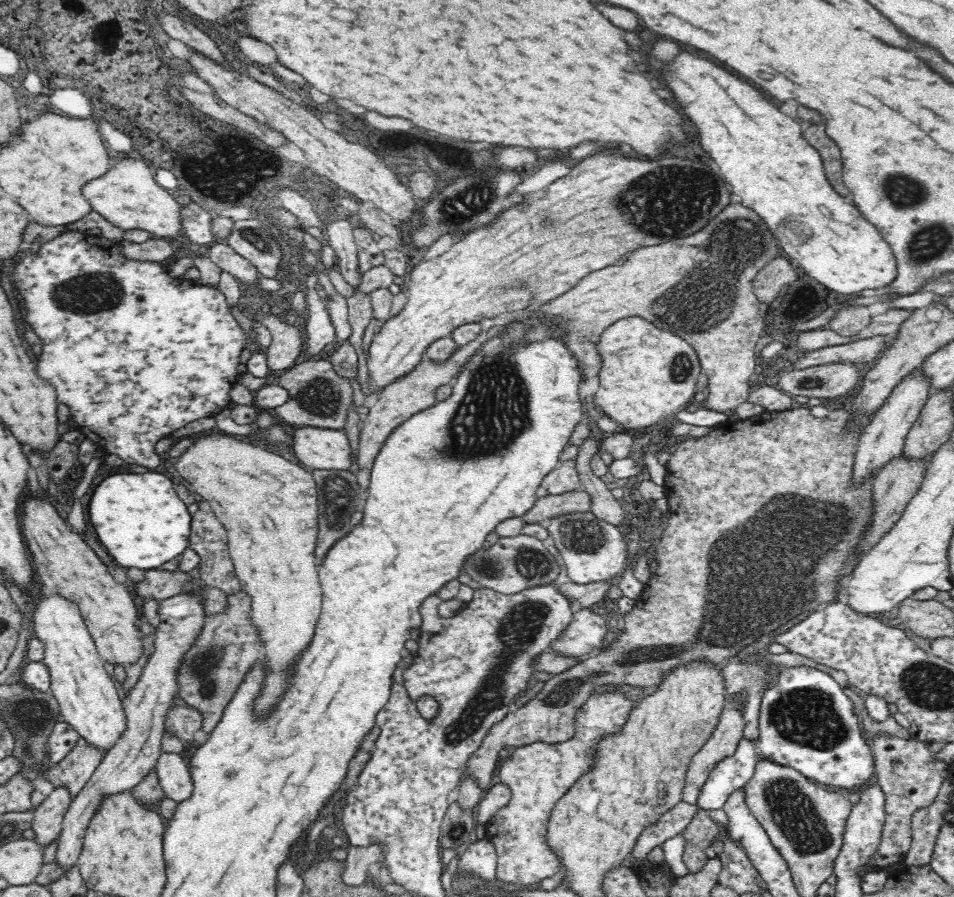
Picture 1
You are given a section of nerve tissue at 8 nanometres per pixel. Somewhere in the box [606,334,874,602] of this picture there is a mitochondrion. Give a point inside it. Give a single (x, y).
(682, 366)

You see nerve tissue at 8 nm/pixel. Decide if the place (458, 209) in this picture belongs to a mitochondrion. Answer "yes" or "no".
yes

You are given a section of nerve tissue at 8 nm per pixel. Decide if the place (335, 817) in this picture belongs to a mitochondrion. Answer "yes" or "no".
no

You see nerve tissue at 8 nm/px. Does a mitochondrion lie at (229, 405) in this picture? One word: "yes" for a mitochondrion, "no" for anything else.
no

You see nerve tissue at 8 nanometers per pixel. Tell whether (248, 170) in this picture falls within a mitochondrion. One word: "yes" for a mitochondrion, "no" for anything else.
no

